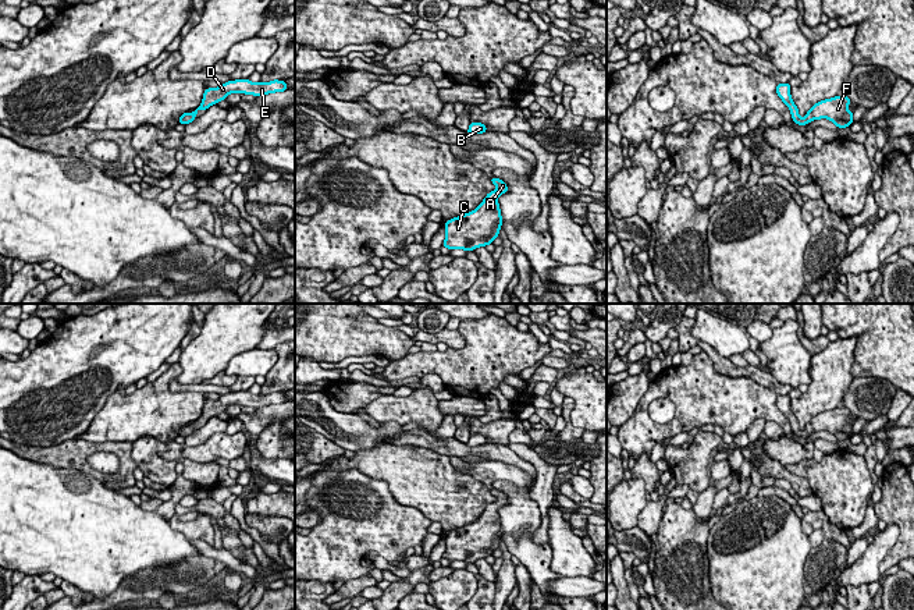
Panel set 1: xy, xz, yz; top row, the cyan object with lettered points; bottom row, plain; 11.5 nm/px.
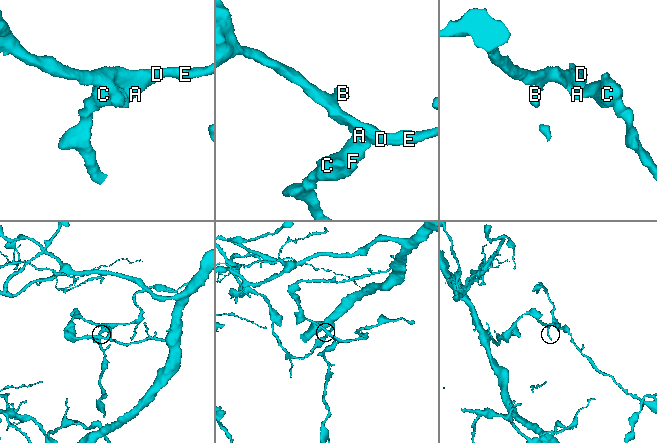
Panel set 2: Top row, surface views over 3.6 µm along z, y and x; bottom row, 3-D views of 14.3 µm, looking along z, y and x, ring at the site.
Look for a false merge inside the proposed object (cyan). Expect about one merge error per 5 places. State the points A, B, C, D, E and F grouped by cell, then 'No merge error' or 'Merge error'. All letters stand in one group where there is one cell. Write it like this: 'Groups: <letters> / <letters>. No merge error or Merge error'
Groups: A B C D E F. No merge error

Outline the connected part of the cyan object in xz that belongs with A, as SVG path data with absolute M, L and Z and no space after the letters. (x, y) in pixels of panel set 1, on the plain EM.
M497 489L490 492L497 499L495 503L488 504L473 524L454 529L444 536L444 560L474 563L492 556L499 547L502 528L498 508L508 504L508 497Z

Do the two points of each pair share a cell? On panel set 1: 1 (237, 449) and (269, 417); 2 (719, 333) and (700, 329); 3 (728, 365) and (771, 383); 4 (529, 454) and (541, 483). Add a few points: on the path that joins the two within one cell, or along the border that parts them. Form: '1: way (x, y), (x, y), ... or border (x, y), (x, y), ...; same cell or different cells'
1: border (244, 429), (248, 433); different cells
2: way (715, 332), (704, 329); same cell
3: way (739, 371), (750, 371), (760, 376); same cell
4: way (536, 461), (541, 467), (541, 476); same cell

